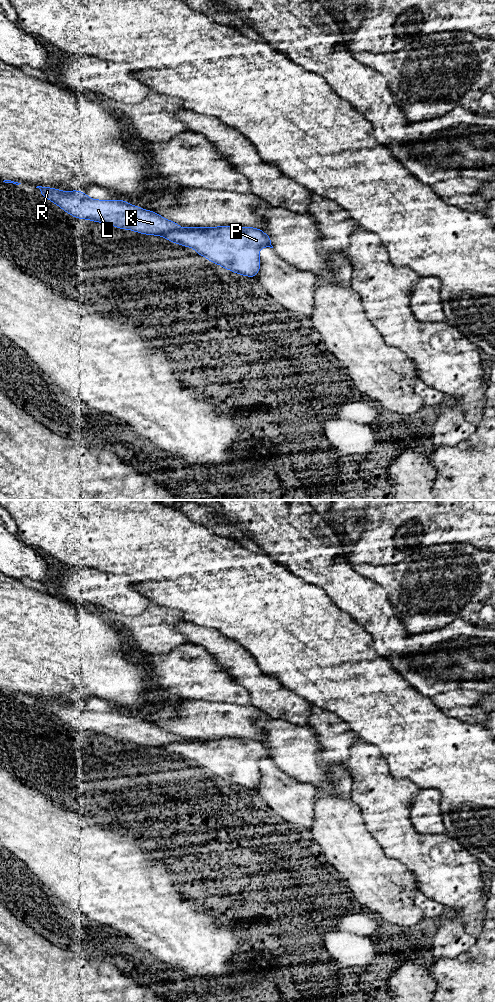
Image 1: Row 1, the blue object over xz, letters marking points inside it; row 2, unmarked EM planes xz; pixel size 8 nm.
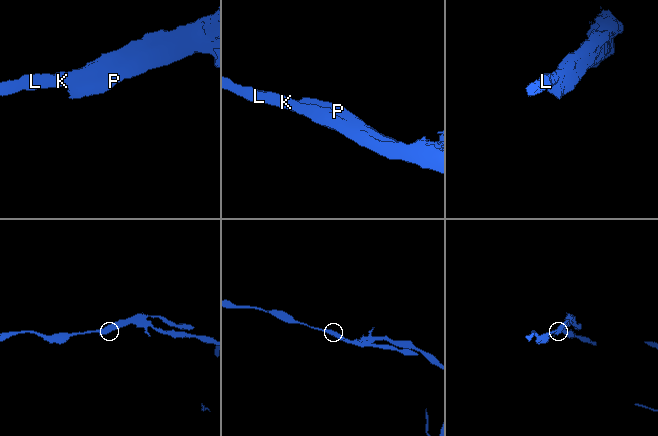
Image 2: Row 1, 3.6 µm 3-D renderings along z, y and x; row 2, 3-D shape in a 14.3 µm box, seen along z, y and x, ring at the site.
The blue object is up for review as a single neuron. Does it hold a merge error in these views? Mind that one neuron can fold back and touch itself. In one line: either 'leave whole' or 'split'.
split

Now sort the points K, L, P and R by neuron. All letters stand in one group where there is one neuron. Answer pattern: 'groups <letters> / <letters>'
groups K L R / P

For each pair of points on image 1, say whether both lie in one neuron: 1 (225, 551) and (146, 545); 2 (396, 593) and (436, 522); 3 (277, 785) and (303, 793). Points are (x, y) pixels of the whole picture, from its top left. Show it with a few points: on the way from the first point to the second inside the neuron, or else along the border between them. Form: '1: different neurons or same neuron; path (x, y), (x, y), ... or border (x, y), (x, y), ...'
1: same neuron; path (205, 551), (171, 551), (166, 548)
2: different neurons; border (428, 546), (399, 562)
3: same neuron; path (283, 791), (285, 793), (297, 793)

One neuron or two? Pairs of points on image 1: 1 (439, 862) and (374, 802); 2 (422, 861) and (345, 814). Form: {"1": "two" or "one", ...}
{"1": "one", "2": "two"}

